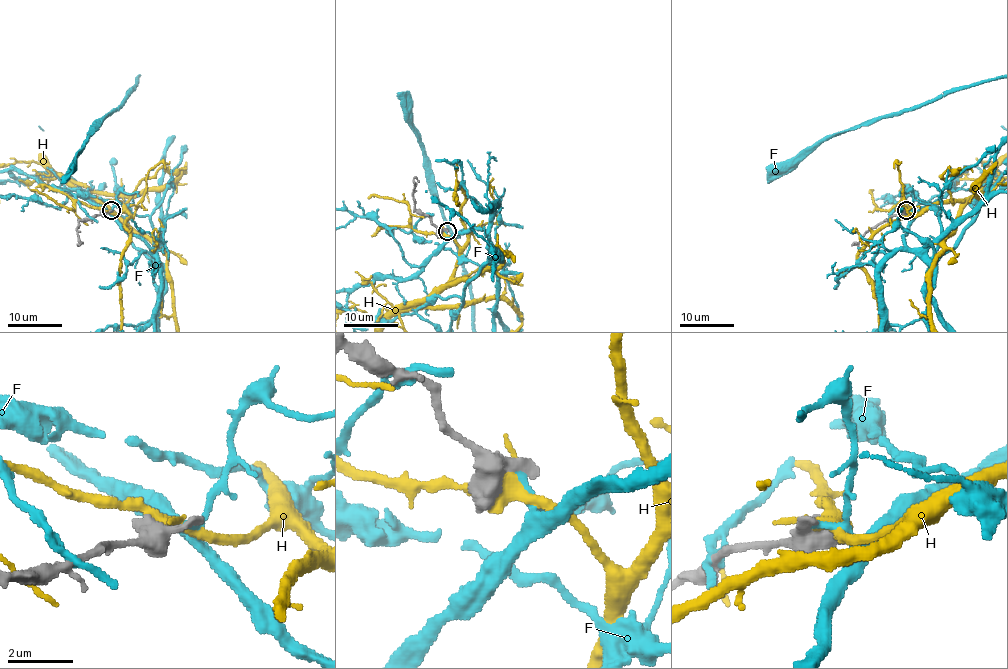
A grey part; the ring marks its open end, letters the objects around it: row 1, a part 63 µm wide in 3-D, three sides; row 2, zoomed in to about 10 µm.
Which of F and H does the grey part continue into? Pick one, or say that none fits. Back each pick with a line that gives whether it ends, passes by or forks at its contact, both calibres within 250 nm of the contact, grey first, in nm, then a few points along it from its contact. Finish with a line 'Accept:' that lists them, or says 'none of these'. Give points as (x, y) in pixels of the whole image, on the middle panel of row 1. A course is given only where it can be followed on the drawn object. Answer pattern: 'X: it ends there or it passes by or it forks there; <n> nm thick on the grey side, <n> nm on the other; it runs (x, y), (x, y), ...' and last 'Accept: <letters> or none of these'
Accept: none of these

